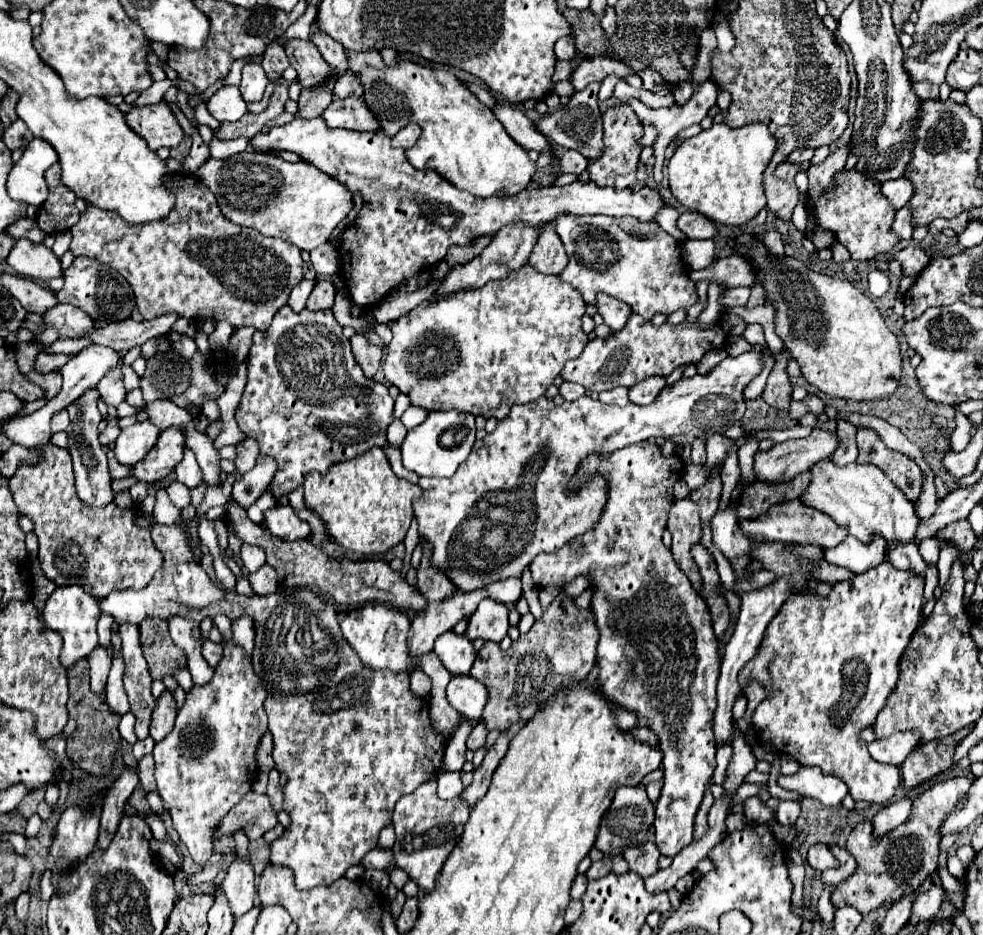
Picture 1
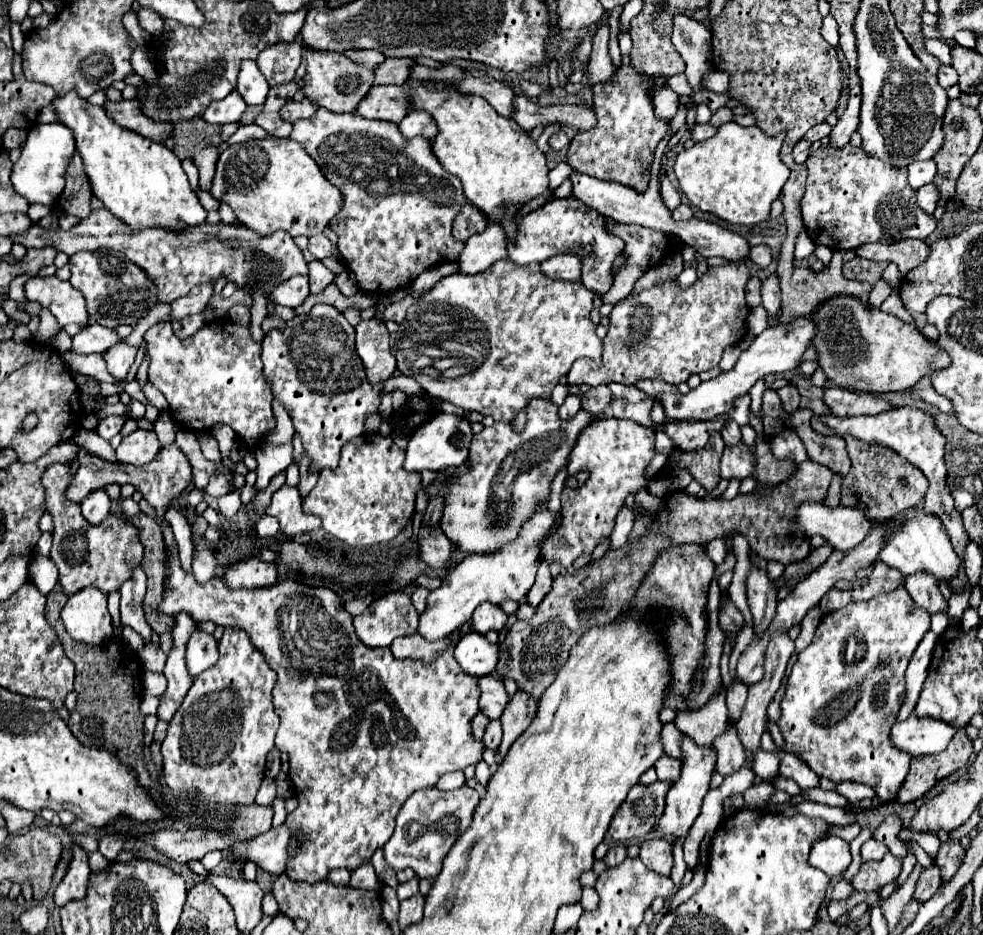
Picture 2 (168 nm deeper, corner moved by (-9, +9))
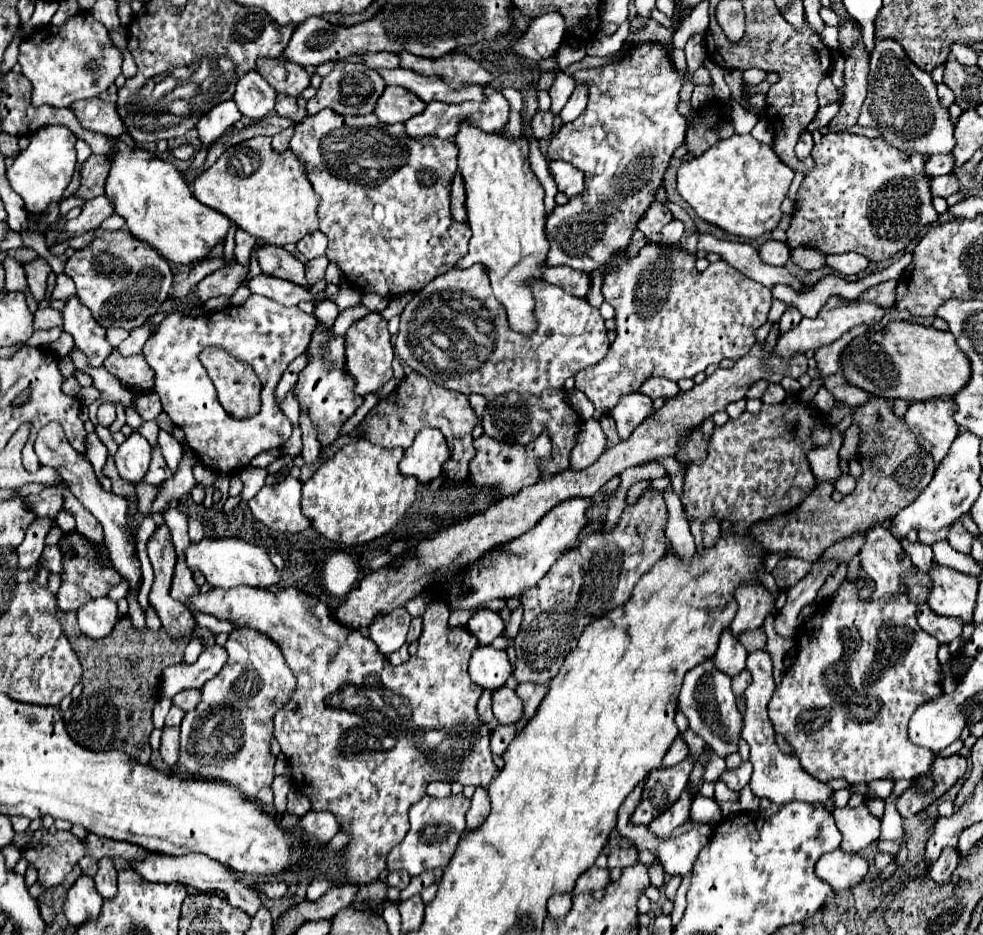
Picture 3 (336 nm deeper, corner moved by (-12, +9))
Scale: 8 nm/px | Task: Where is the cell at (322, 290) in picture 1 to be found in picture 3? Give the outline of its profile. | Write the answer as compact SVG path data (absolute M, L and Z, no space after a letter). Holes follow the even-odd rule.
M319 257L319 259L311 259L305 263L305 273L307 273L307 281L313 285L315 281L323 279L325 275L325 269L327 269L329 261L325 257Z

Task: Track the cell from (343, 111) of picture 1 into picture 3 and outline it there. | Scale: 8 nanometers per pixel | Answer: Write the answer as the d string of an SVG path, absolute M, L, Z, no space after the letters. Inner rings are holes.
M385 87L383 95L377 101L375 115L383 123L405 123L413 115L425 111L425 103L411 91L403 87Z

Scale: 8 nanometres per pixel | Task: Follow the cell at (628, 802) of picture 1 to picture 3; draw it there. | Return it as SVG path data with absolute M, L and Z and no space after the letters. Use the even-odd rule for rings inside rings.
M685 759L675 767L661 767L651 771L645 779L641 803L631 821L635 825L649 825L657 815L667 811L667 807L671 807L685 789L691 769L691 761Z

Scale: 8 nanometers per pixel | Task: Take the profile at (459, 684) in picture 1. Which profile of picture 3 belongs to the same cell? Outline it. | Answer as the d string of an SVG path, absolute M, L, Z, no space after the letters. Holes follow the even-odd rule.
M501 687L493 693L493 713L501 725L517 723L523 717L523 701L515 695L513 689Z

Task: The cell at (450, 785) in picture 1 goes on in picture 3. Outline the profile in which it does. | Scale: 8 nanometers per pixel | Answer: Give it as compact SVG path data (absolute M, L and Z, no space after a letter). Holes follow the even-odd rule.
M433 781L427 785L427 795L431 795L431 797L447 797L449 793L451 793L451 783Z

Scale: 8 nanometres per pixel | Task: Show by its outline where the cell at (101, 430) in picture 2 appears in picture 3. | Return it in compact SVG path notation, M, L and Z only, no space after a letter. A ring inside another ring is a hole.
M103 403L97 409L97 423L103 427L109 427L115 421L115 405L113 403Z

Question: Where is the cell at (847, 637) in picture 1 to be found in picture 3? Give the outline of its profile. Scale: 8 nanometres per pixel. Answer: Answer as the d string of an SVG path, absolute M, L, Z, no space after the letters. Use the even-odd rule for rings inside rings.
M843 581L839 585L839 589L829 597L829 601L825 605L821 605L815 615L811 615L811 619L807 619L807 623L801 623L799 629L805 629L805 631L799 631L797 637L795 637L795 643L797 643L797 655L795 655L795 661L793 665L785 671L783 679L781 679L781 685L775 689L771 701L769 701L769 717L775 725L775 731L785 735L785 739L793 745L795 749L795 757L799 757L801 761L801 767L815 775L819 781L829 781L829 779L837 779L837 777L843 777L847 779L851 785L855 783L871 783L873 779L881 779L881 777L889 777L889 779L919 779L923 775L929 773L931 769L931 763L935 759L935 753L933 751L927 751L923 747L917 747L909 741L907 737L907 723L911 719L911 715L915 713L915 709L931 699L937 699L937 695L943 693L941 689L941 665L937 661L937 649L939 649L939 641L931 635L927 635L919 623L917 623L917 617L915 617L915 611L917 611L917 605L913 601L909 601L907 595L883 595L879 599L873 599L873 601L863 601L857 597L857 585L851 583L851 581Z

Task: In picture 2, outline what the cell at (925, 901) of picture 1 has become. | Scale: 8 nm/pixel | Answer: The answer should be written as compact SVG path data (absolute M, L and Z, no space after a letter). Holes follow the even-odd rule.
M948 841L948 843L942 843L934 863L940 867L942 871L942 881L946 879L952 879L956 875L956 871L960 869L960 863L964 859L964 849L960 847L960 843L956 841Z

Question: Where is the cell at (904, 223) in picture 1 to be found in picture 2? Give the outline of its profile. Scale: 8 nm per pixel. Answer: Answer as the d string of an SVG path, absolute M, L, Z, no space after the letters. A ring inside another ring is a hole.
M928 183L928 185L924 185L924 187L920 187L916 191L916 203L928 215L934 215L934 209L938 205L938 199L940 199L938 197L938 191L936 191L936 187L932 183Z

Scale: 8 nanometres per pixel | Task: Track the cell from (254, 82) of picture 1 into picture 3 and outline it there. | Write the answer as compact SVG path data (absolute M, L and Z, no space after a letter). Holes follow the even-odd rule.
M255 71L243 75L235 85L233 101L249 119L263 119L273 111L277 91Z

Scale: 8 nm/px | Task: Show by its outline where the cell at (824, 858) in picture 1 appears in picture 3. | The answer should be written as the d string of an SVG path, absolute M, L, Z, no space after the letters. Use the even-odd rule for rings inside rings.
M841 849L823 855L815 865L819 879L829 883L835 893L859 885L867 875L867 869L869 867L863 857L855 853L843 853Z

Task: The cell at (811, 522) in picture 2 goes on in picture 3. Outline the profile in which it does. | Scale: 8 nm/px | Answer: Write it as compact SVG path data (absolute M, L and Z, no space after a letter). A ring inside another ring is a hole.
M873 527L867 531L867 541L859 551L861 567L867 571L869 579L875 583L871 599L883 595L907 593L903 575L913 569L913 563L901 543L885 527Z

